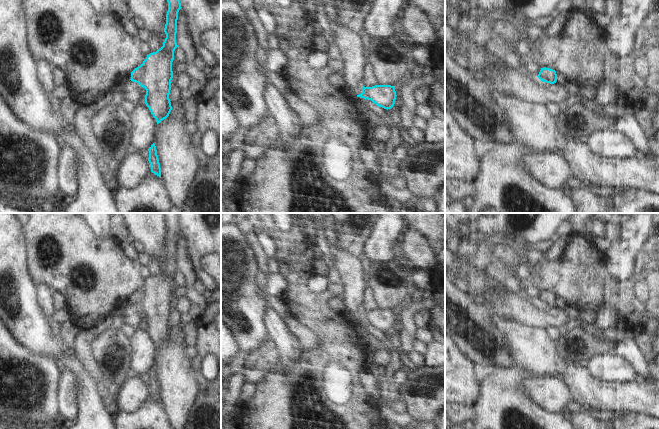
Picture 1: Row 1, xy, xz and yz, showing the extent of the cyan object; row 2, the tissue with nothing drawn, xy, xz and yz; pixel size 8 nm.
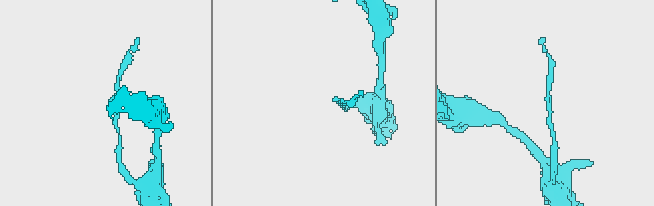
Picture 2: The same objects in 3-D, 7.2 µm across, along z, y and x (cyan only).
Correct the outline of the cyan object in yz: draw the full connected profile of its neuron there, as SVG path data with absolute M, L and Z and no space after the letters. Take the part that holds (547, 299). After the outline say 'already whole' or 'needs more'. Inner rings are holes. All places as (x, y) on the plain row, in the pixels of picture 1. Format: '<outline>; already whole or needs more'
M541 292L538 300L541 305L554 308L557 305L557 298L556 295L550 292Z; already whole

